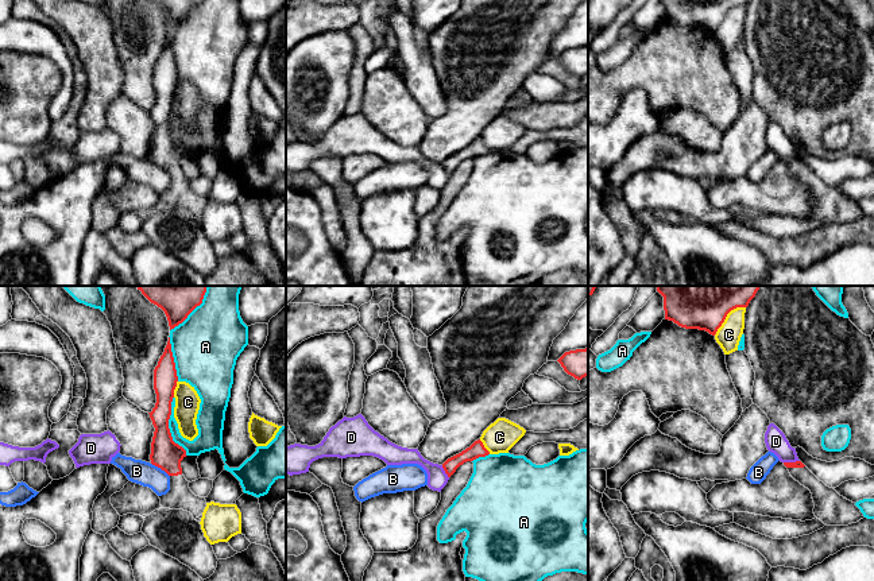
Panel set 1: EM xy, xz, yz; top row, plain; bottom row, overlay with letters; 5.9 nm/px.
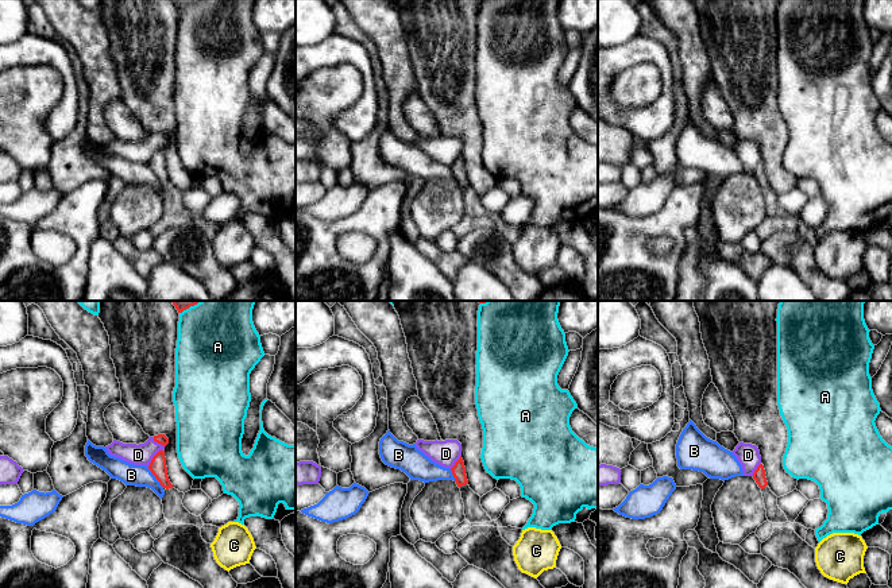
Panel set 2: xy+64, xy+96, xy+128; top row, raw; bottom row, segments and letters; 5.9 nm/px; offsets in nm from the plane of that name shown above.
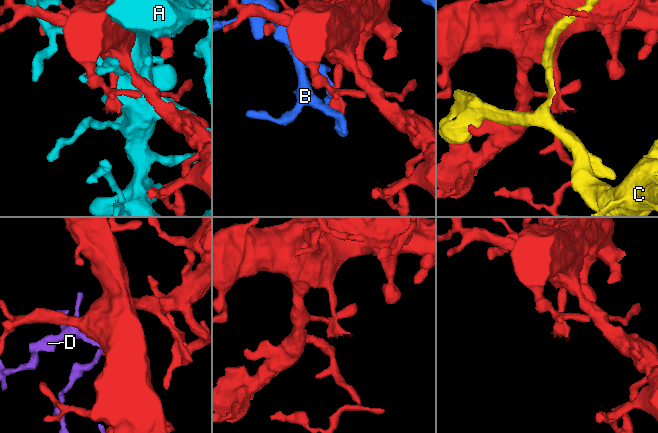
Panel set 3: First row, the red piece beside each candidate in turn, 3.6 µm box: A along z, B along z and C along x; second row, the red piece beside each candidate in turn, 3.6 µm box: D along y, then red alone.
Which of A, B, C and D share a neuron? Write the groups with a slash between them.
A / B / C / D

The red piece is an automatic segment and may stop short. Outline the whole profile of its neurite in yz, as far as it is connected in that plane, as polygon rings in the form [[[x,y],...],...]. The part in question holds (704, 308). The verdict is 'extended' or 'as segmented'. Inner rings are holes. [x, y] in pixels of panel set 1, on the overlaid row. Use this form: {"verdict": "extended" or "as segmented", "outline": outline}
{"verdict": "as segmented", "outline": [[[656,286],[664,297],[665,319],[715,336],[727,314],[747,307],[761,286]]]}

